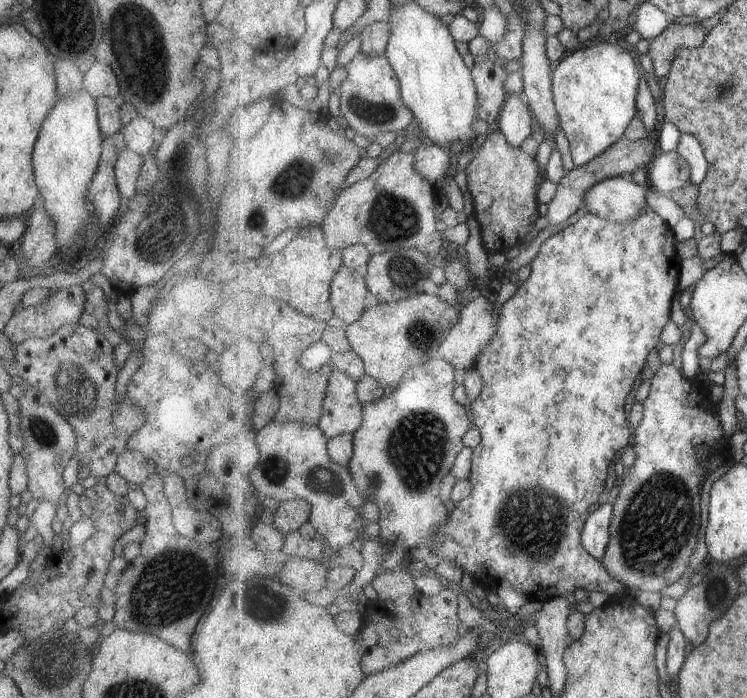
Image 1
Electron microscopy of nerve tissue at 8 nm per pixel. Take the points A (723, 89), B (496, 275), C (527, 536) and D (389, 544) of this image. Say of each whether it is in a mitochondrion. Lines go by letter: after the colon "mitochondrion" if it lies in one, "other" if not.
A: mitochondrion
B: other
C: mitochondrion
D: other

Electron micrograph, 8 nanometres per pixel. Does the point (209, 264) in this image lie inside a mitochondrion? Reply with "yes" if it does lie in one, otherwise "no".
no

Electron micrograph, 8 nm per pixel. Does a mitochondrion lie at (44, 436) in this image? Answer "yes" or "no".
yes

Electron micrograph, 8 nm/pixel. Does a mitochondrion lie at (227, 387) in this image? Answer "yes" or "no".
no

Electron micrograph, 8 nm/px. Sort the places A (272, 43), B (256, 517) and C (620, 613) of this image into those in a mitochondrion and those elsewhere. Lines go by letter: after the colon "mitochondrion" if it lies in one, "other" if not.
A: other
B: other
C: other

